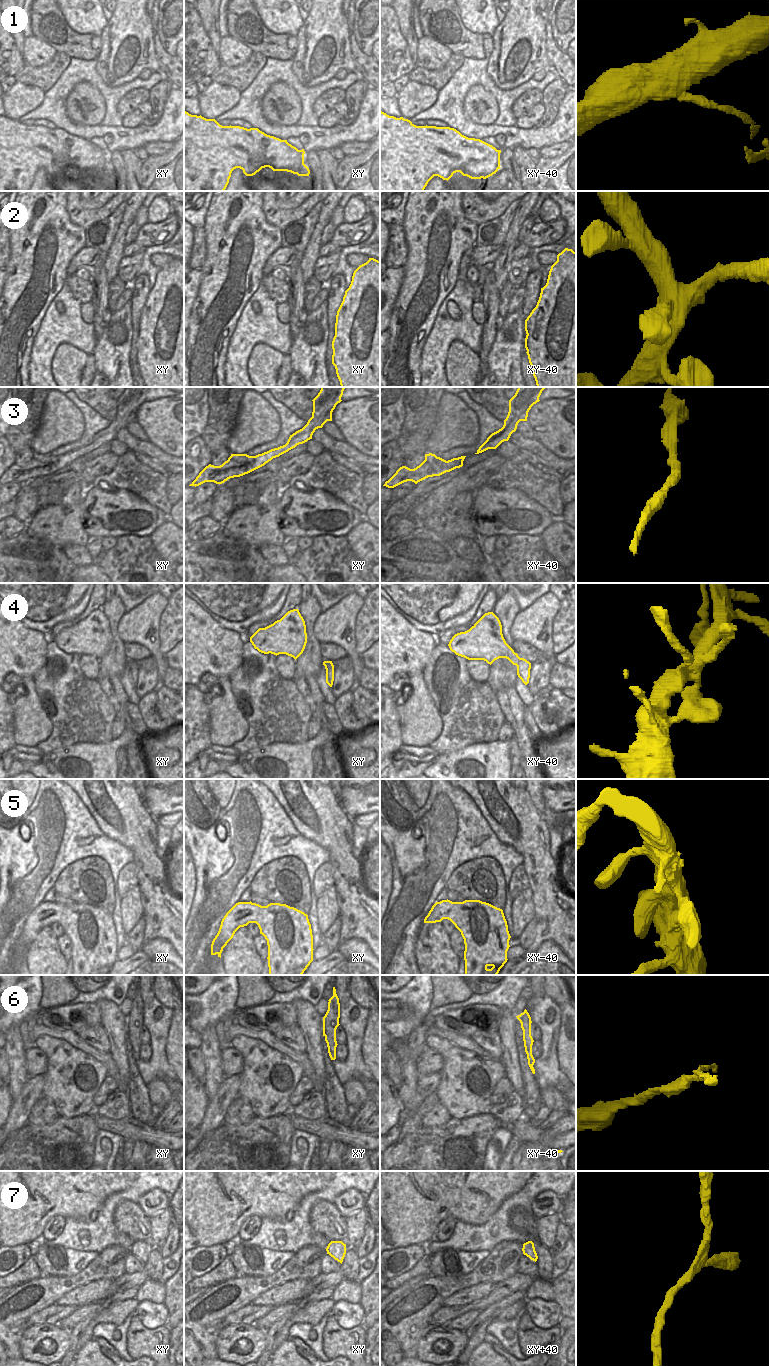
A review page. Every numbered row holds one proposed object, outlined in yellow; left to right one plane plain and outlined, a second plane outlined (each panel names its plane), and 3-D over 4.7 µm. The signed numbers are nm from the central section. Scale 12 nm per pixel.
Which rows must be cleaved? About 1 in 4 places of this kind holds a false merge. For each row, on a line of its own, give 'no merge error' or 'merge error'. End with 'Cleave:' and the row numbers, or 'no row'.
1: merge error
2: no merge error
3: no merge error
4: no merge error
5: no merge error
6: merge error
7: no merge error
Cleave: 1, 6

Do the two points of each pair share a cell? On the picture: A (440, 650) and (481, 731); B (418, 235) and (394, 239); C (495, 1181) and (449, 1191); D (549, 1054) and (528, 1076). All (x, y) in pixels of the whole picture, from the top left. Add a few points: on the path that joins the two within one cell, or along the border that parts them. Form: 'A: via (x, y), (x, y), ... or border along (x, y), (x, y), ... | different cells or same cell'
A: via (444, 670), (447, 682), (458, 699), (469, 711) | same cell
B: border along (402, 225), (407, 247), (407, 259), (405, 261) | different cells
C: via (484, 1181), (460, 1181) | same cell
D: border along (533, 1074), (540, 1089) | different cells

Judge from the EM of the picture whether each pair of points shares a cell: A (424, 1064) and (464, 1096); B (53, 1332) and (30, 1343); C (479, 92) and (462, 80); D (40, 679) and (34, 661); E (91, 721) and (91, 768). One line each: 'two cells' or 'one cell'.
A: two cells
B: one cell
C: two cells
D: two cells
E: two cells

